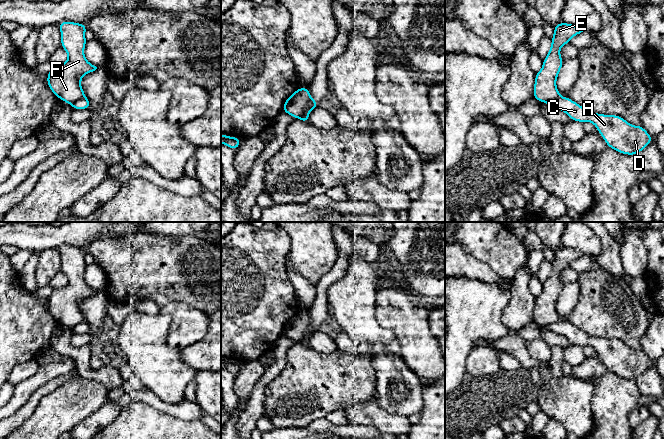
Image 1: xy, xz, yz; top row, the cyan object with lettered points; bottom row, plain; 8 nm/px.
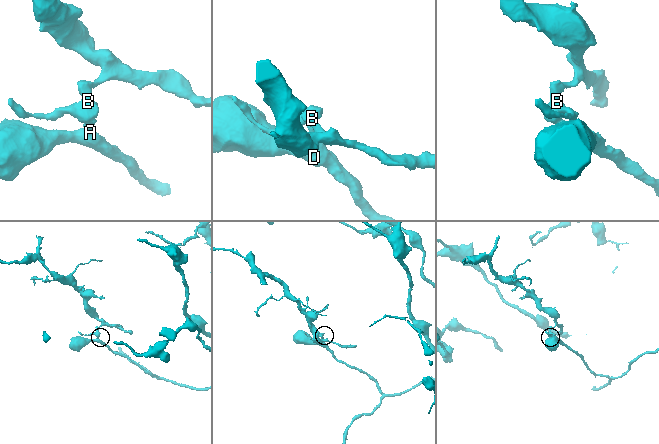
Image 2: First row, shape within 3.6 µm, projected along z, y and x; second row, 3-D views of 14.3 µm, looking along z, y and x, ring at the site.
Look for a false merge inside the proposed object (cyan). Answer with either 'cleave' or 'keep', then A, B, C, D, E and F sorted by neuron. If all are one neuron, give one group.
cleave | A C D / B E F

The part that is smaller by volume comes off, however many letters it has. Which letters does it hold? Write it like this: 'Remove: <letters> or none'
Remove: B, E, F

